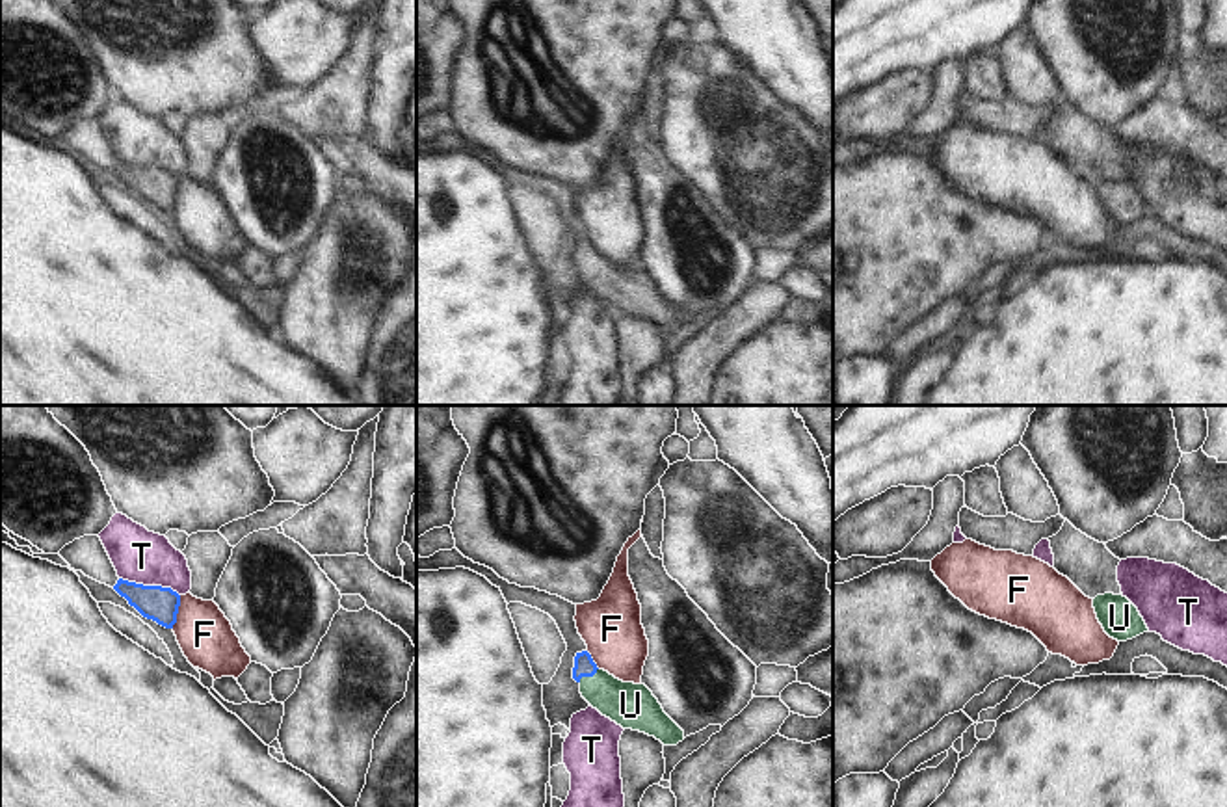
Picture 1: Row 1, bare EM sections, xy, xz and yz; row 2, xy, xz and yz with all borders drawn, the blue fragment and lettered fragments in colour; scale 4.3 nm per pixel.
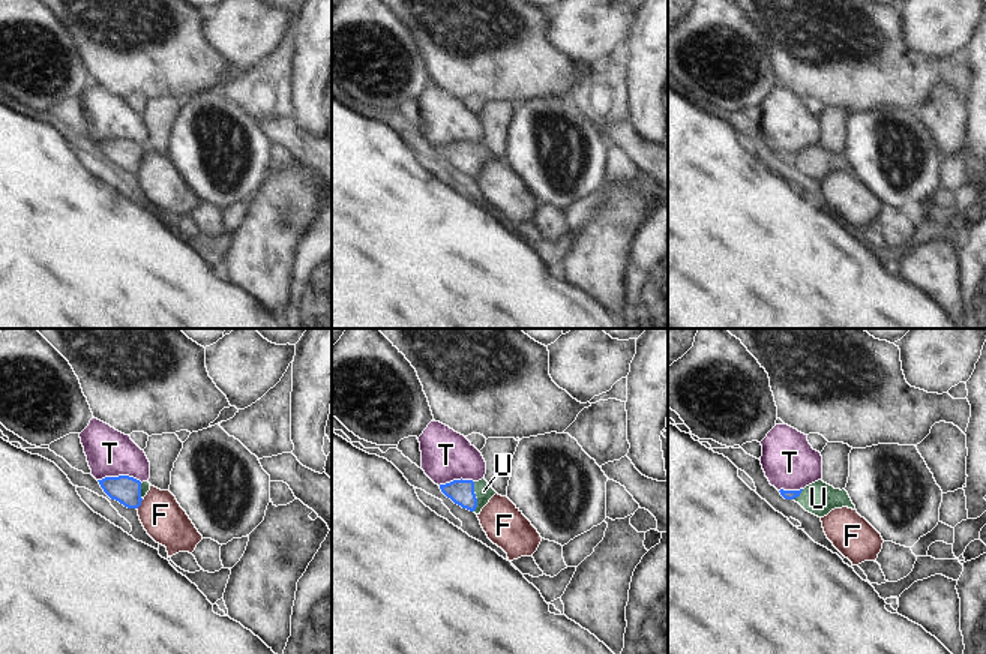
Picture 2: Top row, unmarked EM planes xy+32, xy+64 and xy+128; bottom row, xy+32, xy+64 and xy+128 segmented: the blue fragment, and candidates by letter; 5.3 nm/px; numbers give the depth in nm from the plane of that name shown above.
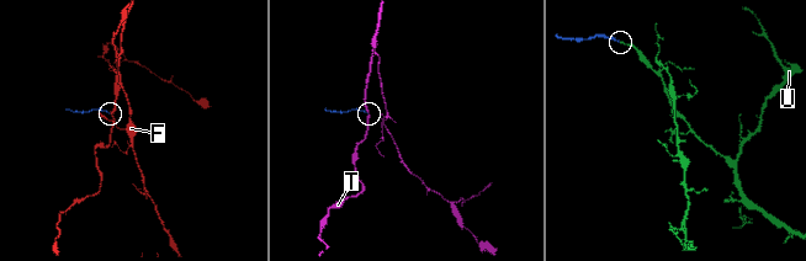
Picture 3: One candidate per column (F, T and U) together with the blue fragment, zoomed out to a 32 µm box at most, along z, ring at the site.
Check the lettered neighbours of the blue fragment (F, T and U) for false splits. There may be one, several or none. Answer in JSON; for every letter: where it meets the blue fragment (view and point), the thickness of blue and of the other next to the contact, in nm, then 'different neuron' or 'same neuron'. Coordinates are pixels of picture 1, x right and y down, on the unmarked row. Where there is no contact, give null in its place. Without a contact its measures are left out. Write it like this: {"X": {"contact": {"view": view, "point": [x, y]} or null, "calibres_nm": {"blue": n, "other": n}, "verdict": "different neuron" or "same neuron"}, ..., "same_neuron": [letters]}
{"F": {"contact": {"view": "xy", "point": [177, 196]}, "calibres_nm": {"blue": 150, "other": 240}, "verdict": "different neuron"}, "T": {"contact": {"view": "xy", "point": [149, 170]}, "calibres_nm": {"blue": 150, "other": 240}, "verdict": "different neuron"}, "U": {"contact": {"view": "xz", "point": [588, 259]}, "calibres_nm": {"blue": 90, "other": 190}, "verdict": "same neuron"}, "same_neuron": ["U"]}

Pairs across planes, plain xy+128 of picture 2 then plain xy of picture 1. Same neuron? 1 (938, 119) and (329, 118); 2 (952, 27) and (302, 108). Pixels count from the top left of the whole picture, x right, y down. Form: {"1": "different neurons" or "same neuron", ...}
{"1": "same neuron", "2": "different neurons"}

